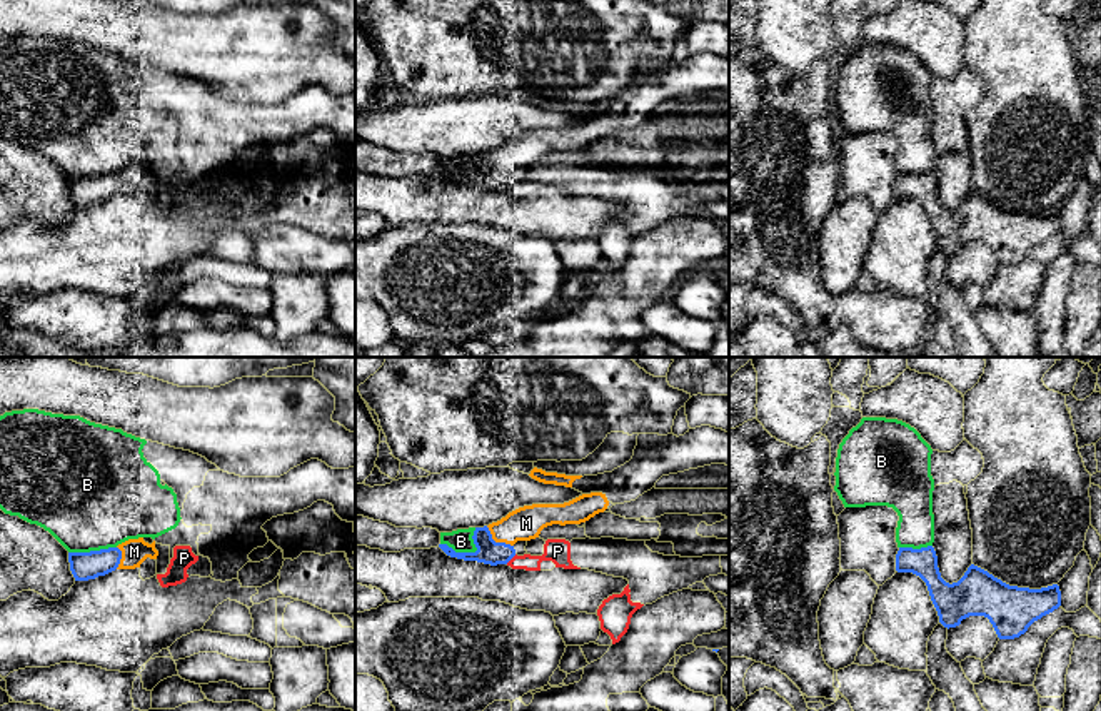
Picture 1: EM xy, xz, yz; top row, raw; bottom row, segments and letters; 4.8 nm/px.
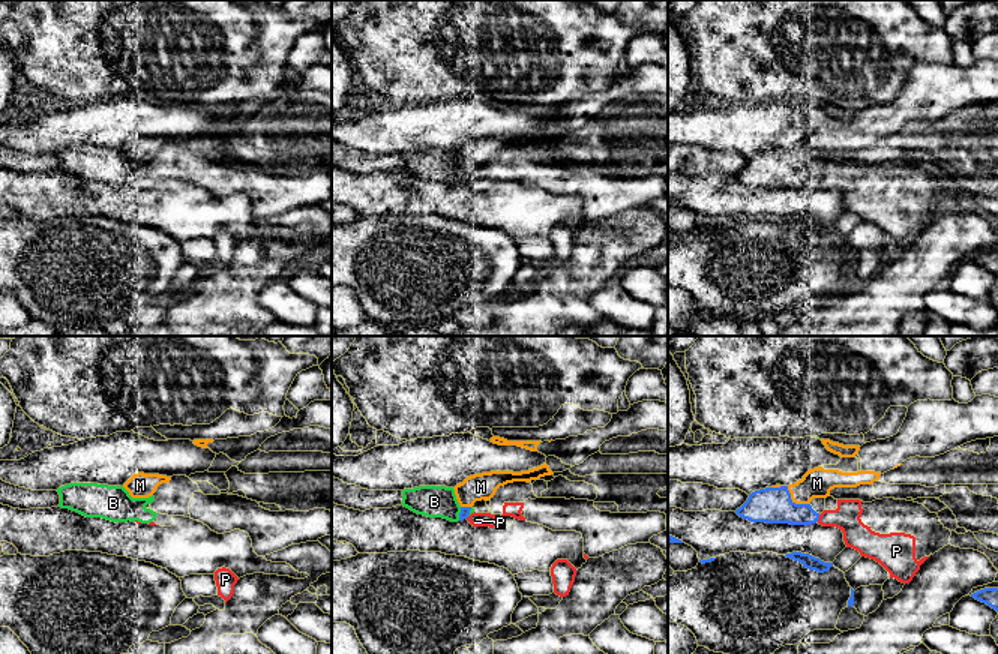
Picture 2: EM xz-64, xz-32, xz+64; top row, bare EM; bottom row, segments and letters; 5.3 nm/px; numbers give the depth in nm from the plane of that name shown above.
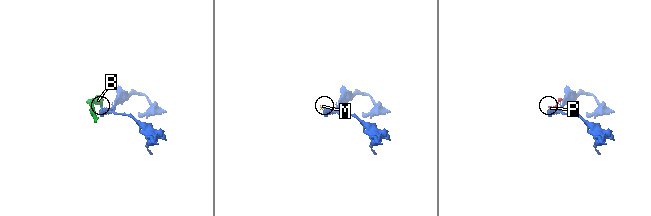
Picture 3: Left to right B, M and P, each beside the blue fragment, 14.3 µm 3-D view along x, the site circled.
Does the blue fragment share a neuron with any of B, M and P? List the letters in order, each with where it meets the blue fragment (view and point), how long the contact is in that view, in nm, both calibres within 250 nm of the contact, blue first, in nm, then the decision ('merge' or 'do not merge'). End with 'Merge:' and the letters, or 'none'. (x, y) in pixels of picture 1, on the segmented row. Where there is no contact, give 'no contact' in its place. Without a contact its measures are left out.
B: xz (469, 553) | 190 nm | 120/110 nm | do not merge
M: xz (497, 543) | 170 nm | 120/160 nm | merge
P: xz (511, 558) | 70 nm | 120/120 nm | do not merge
Merge: M

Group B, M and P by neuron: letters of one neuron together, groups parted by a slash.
B P / M

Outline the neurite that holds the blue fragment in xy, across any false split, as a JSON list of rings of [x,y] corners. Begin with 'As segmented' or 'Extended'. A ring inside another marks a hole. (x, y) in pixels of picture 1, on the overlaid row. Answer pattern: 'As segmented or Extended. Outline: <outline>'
Extended. Outline: [[[138,537],[128,539],[117,547],[90,552],[68,552],[68,562],[75,581],[88,581],[115,569],[140,567],[147,557],[157,559],[157,556],[155,541],[148,544],[143,537]]]

